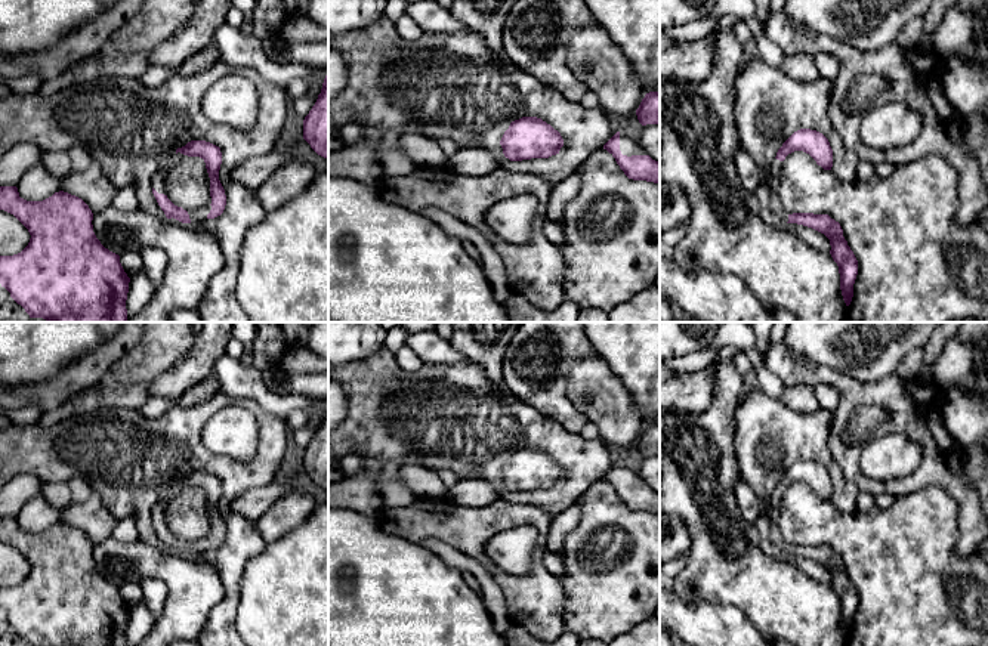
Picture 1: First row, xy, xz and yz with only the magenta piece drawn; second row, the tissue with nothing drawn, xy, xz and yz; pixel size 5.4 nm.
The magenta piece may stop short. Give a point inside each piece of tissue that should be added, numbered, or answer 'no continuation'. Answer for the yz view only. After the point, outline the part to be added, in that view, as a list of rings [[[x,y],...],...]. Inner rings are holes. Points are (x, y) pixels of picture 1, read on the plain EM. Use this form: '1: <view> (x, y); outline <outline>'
1: yz (774, 506); outline [[[775,489],[768,506],[765,507],[765,514],[771,517],[771,541],[776,545],[782,556],[787,556],[788,544],[785,543],[779,531],[781,501],[782,492]]]

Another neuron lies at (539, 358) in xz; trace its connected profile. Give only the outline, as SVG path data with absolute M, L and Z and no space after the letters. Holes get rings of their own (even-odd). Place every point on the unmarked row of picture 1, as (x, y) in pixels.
M522 322L503 358L504 387L580 433L589 420L566 398L566 380L572 365L592 353L583 322Z

